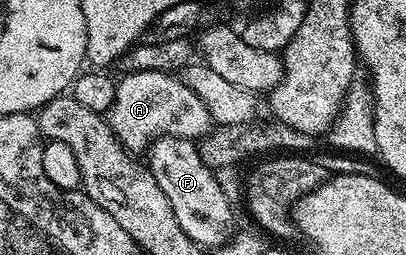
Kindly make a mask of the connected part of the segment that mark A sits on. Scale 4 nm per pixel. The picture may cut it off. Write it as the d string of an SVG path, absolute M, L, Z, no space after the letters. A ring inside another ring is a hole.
M137 71L123 73L115 86L115 98L105 114L117 139L131 153L147 151L161 137L202 139L210 134L213 122L205 103L175 73Z

